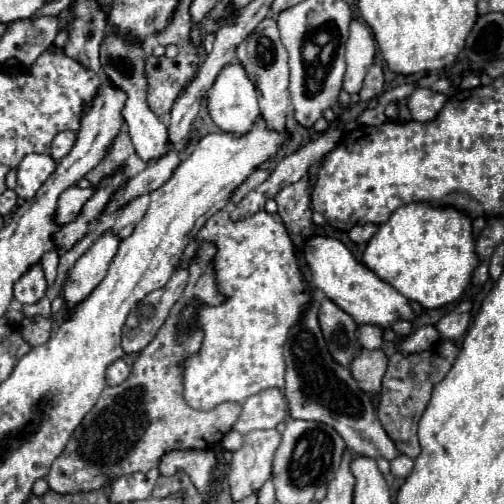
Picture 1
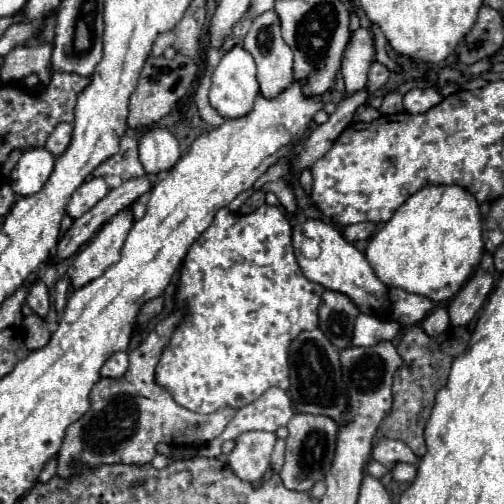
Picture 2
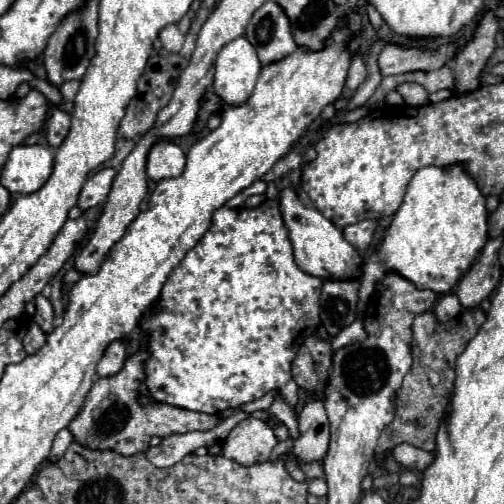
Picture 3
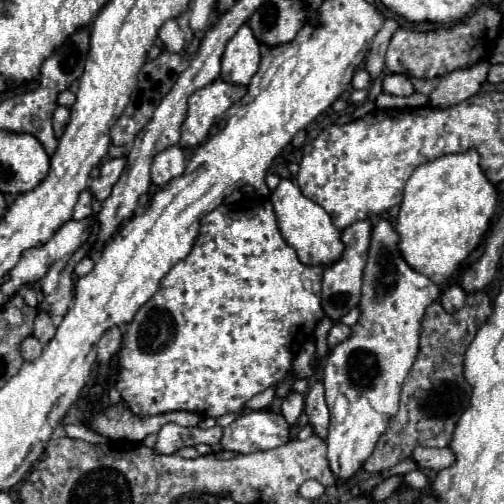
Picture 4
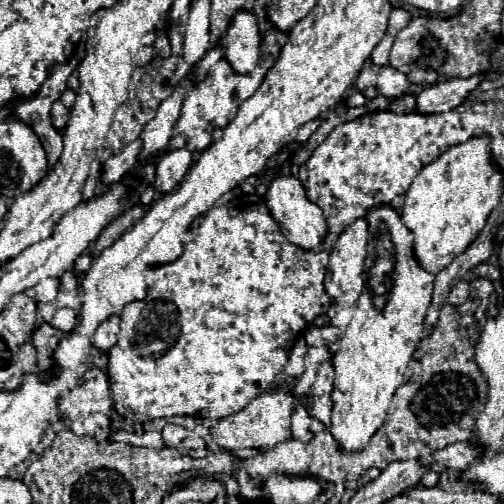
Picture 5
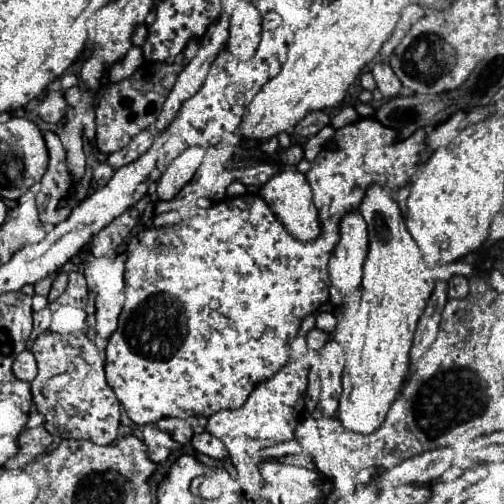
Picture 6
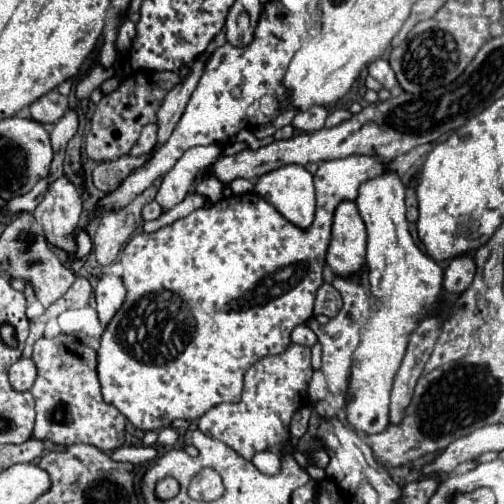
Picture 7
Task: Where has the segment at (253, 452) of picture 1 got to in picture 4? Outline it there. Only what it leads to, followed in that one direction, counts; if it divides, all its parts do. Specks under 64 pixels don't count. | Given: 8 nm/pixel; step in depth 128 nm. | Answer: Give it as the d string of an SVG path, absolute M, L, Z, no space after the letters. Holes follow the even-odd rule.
M270 406L250 410L242 418L224 428L220 446L240 454L278 448L290 440L290 426L282 412L274 412Z

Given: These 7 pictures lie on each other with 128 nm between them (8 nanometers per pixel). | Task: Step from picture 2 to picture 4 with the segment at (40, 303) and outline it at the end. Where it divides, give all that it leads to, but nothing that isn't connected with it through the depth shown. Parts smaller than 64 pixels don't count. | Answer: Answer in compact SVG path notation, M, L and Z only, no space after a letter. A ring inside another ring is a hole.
M38 312L36 324L34 324L34 336L36 336L42 344L48 344L48 340L52 340L54 334L56 334L56 328L54 328L50 316L48 316L46 312Z

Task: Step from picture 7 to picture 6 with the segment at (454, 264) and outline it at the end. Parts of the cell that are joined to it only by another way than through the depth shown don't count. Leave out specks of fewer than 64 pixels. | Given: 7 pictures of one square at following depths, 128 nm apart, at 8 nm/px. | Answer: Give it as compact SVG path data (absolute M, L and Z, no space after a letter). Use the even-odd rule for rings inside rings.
M456 274L448 280L448 296L450 298L464 298L468 294L468 278Z

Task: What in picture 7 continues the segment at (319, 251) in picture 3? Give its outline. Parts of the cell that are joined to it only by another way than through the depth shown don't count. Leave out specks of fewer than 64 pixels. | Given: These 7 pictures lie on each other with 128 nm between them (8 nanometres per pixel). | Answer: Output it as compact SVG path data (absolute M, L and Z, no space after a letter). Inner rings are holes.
M286 164L260 176L256 192L294 226L308 228L312 224L316 208L314 182L304 166Z

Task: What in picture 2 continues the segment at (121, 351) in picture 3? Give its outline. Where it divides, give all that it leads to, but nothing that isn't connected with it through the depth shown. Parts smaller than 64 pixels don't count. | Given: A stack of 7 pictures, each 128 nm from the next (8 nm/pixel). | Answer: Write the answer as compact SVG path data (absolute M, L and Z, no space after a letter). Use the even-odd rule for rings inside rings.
M114 352L102 366L100 374L108 376L108 378L120 378L128 368L128 356L126 352Z

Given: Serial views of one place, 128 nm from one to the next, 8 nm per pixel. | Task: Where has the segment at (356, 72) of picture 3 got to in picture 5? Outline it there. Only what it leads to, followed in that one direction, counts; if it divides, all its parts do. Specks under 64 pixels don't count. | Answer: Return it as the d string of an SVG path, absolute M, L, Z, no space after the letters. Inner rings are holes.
M364 68L356 80L356 88L362 92L364 88L368 86L374 86L376 84L376 72L372 68Z

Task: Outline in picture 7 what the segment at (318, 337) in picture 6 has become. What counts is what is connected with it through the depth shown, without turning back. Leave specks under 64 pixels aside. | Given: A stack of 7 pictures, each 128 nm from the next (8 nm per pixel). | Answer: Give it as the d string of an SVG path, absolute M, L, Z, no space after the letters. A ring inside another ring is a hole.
M300 324L292 330L292 342L296 344L304 344L304 346L312 346L316 342L316 334L306 326L306 324Z

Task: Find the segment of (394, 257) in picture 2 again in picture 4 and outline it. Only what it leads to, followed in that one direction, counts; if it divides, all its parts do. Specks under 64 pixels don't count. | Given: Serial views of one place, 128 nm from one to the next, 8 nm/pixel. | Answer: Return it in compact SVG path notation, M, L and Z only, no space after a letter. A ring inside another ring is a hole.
M470 148L420 164L404 188L404 200L396 220L404 260L434 284L444 284L480 244L488 222L496 212L496 186L480 170L480 154Z

